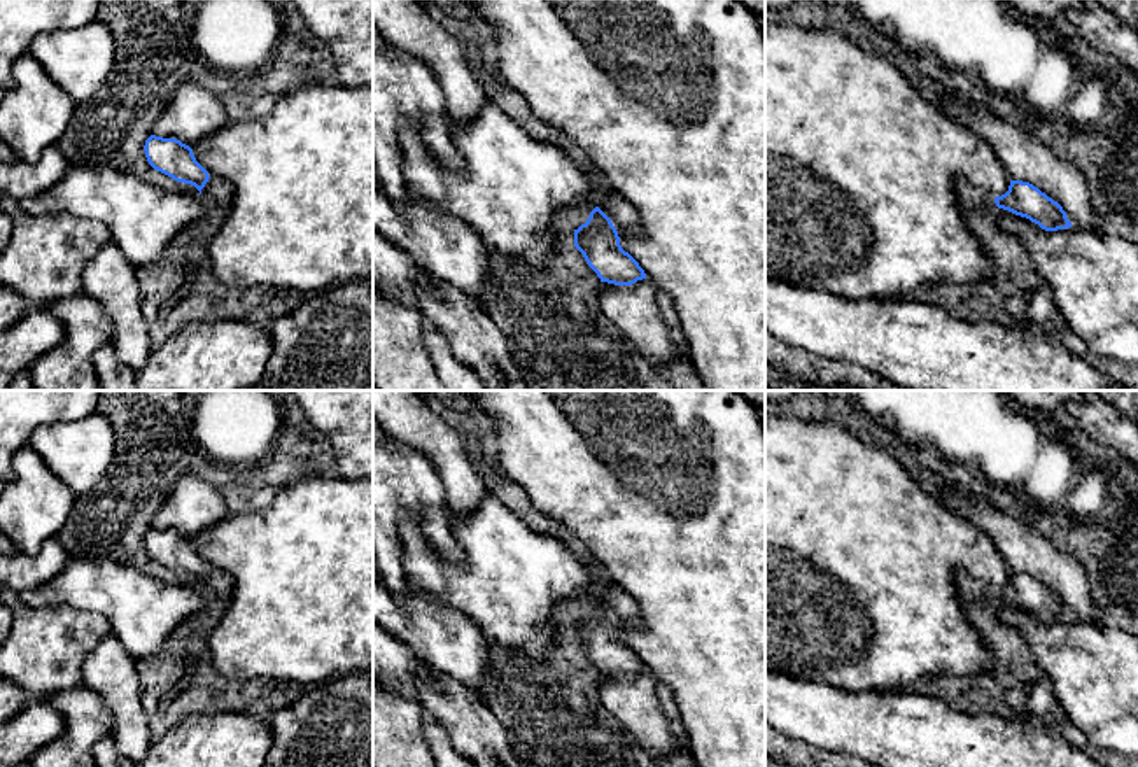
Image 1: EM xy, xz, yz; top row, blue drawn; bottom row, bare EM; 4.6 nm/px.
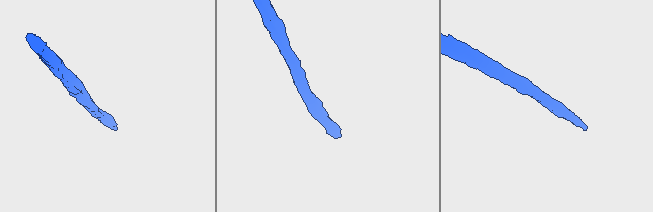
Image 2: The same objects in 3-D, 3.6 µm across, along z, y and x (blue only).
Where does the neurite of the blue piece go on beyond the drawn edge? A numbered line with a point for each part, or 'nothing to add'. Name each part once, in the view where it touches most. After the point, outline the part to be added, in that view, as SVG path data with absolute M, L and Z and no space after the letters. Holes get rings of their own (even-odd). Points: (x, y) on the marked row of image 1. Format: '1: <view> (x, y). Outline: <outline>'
1: xz (622, 216). Outline: M615 189L597 207L611 219L615 228L634 228L639 221L637 212Z

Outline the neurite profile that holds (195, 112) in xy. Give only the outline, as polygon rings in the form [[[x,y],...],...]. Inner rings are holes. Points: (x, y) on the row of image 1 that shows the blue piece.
[[[186,82],[158,117],[152,133],[163,138],[177,138],[193,147],[226,123],[228,114],[221,96],[196,82]]]

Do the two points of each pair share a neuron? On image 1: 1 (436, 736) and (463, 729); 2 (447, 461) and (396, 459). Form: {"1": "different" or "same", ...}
{"1": "different", "2": "different"}

